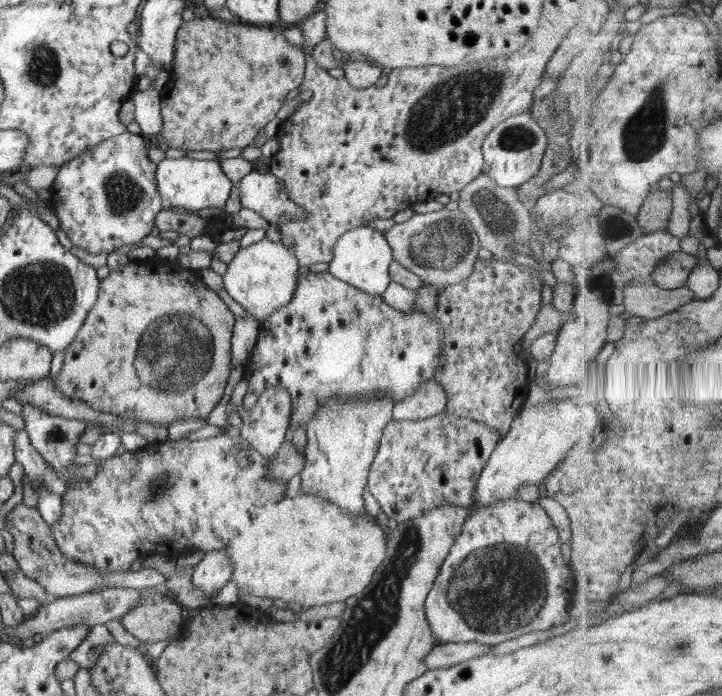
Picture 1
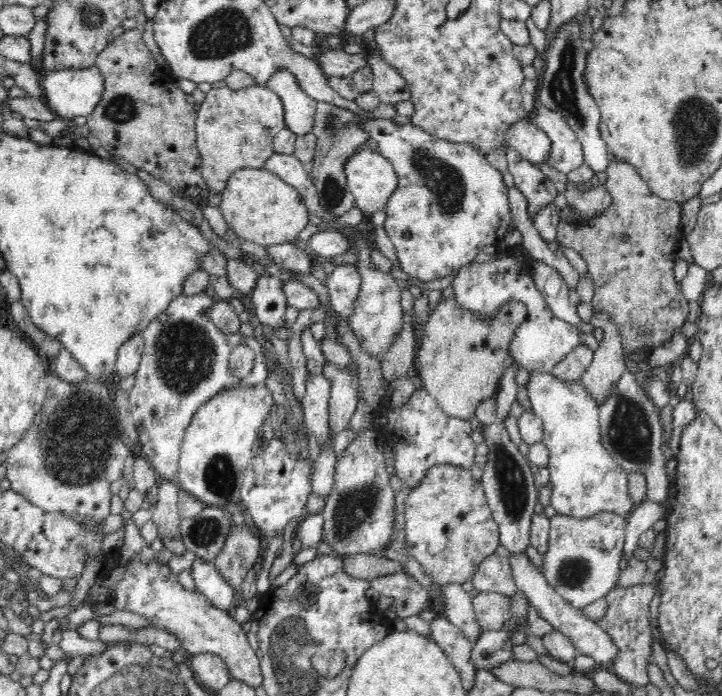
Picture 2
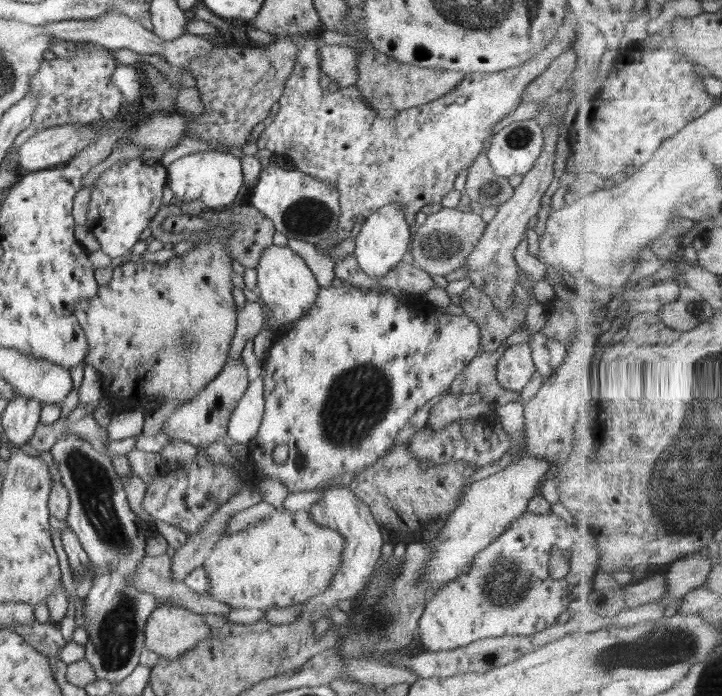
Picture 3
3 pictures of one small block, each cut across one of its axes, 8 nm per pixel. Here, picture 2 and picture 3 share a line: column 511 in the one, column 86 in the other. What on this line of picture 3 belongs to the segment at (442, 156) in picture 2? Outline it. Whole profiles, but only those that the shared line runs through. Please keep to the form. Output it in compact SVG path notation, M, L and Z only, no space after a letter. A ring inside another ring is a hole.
M134 157L118 160L100 174L89 194L85 224L102 251L115 258L132 250L159 212L166 183L167 171L163 165L146 166L145 162Z

